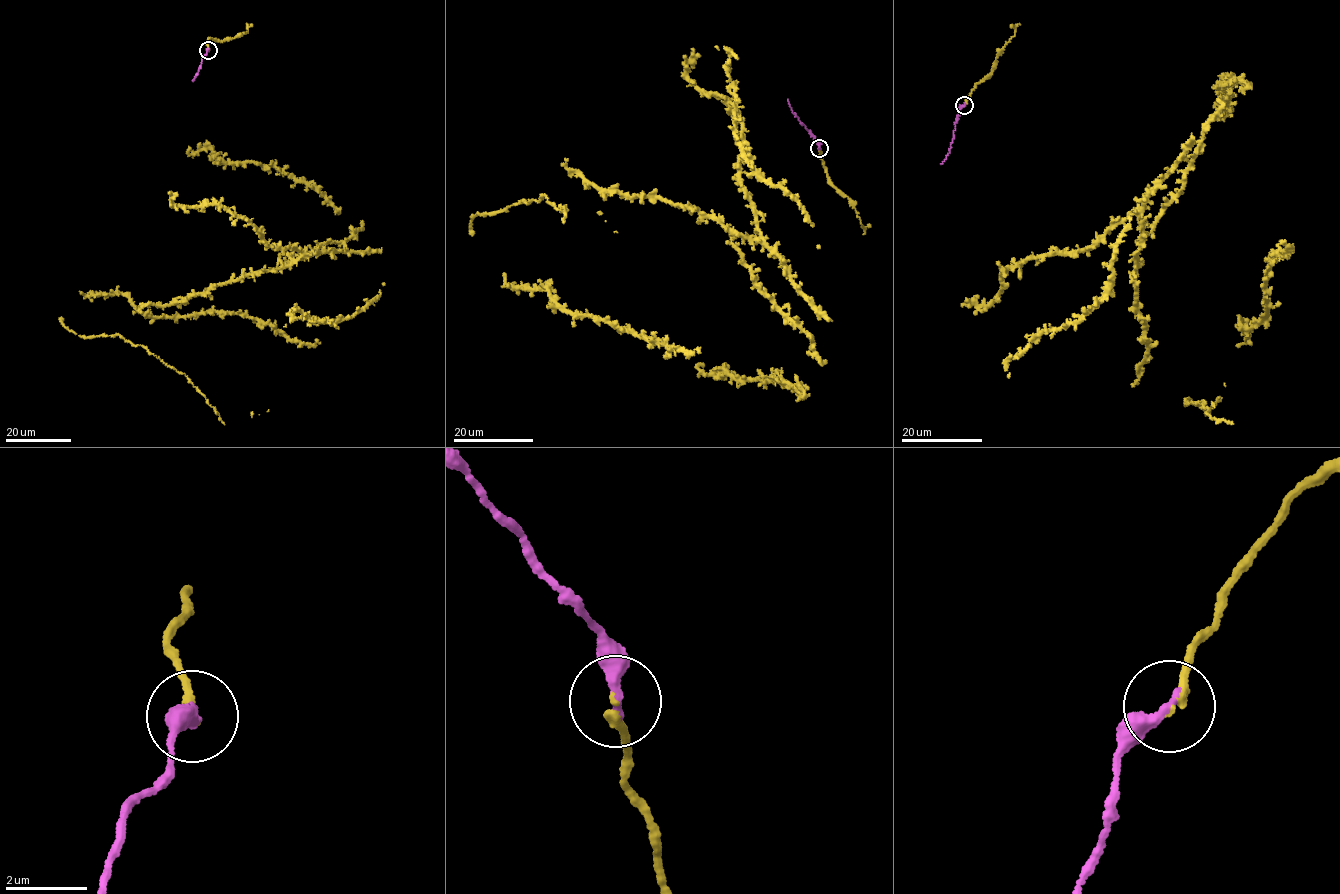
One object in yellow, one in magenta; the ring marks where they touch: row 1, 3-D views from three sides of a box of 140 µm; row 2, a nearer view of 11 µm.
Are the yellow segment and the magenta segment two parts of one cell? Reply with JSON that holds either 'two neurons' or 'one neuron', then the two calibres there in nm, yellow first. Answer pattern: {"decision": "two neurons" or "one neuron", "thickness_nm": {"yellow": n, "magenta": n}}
{"decision": "one neuron", "thickness_nm": {"yellow": 190, "magenta": 340}}

